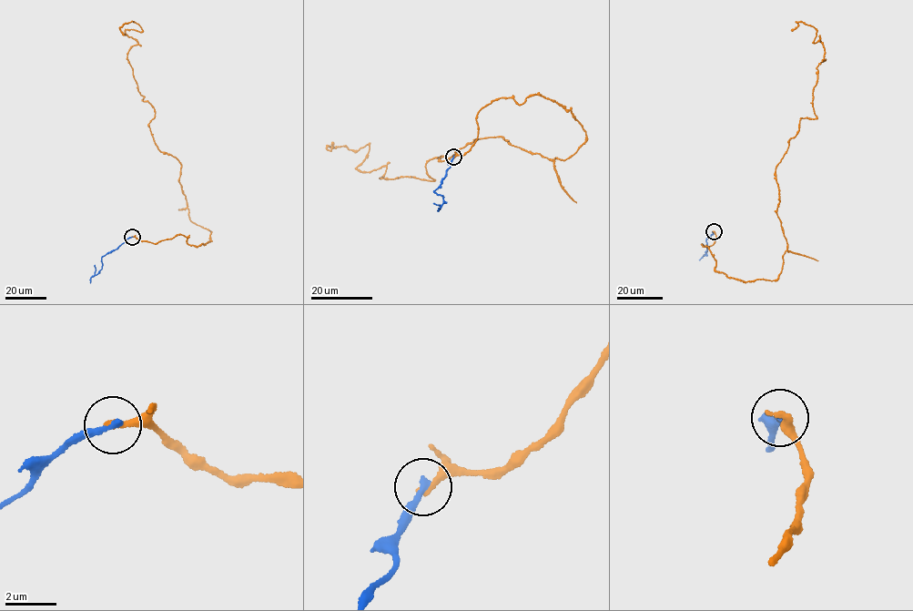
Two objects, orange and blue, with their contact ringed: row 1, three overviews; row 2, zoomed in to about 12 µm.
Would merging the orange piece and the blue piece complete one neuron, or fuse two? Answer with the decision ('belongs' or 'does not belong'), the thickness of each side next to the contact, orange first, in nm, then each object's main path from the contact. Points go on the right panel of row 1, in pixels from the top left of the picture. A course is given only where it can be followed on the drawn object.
does not belong; 240 nm thick on the orange side, 280 nm on the other; orange runs (714, 231), (715, 270), (778, 280), (776, 168), (816, 117), (826, 60), (814, 27), (791, 31); blue runs (714, 231), (706, 238), (705, 255), (706, 244)

